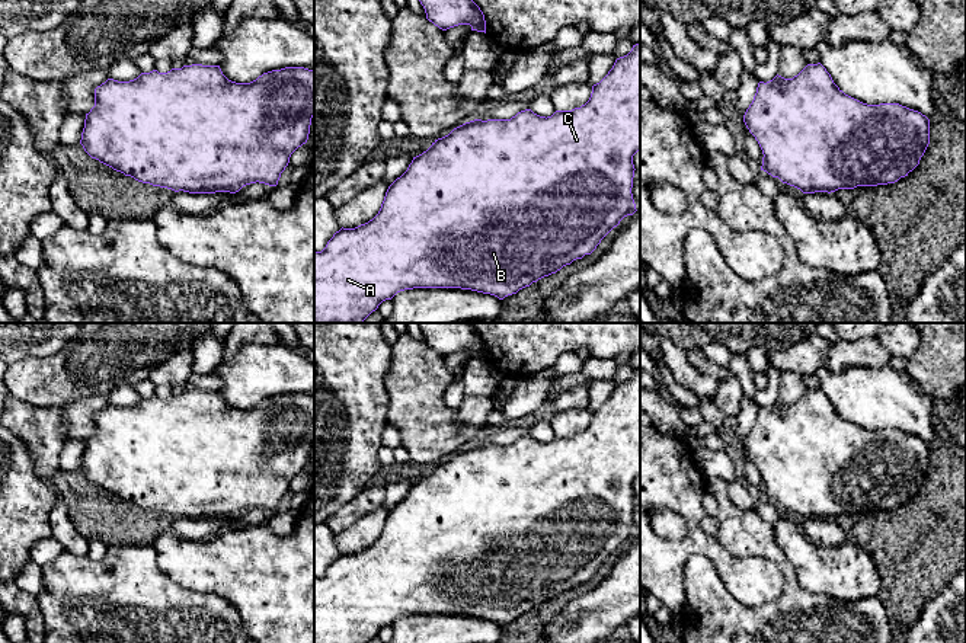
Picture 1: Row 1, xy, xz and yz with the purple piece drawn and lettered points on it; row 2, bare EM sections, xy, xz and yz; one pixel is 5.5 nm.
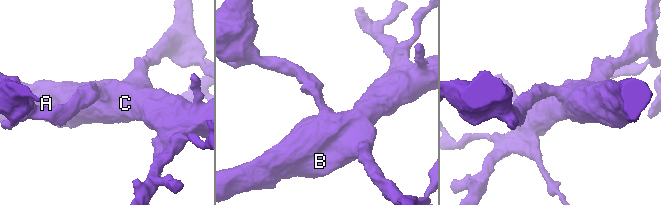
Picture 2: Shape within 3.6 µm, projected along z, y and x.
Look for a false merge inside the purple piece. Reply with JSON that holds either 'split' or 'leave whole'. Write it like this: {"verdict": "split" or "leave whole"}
{"verdict": "leave whole"}

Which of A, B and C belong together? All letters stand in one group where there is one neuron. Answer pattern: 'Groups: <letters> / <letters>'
Groups: A B C

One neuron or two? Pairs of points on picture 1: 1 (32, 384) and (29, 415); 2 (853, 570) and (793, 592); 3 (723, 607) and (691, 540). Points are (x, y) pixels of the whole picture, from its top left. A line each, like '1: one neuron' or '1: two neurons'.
1: two neurons
2: two neurons
3: two neurons

